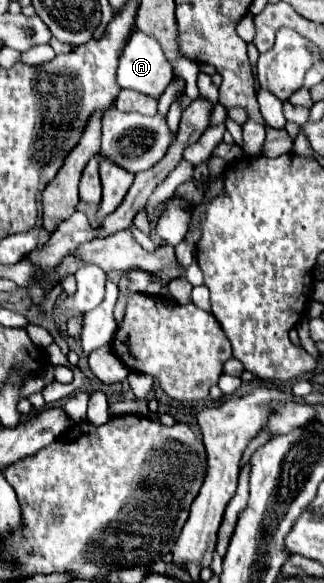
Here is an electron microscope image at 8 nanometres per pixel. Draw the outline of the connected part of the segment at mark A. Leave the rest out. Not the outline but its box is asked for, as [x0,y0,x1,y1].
[120,30,174,98]

